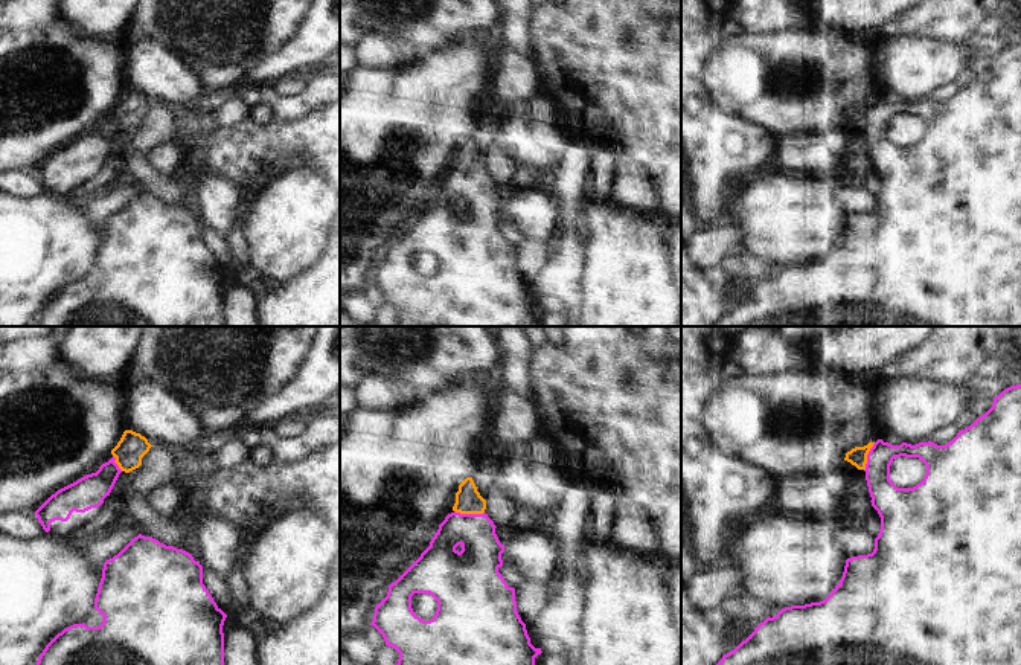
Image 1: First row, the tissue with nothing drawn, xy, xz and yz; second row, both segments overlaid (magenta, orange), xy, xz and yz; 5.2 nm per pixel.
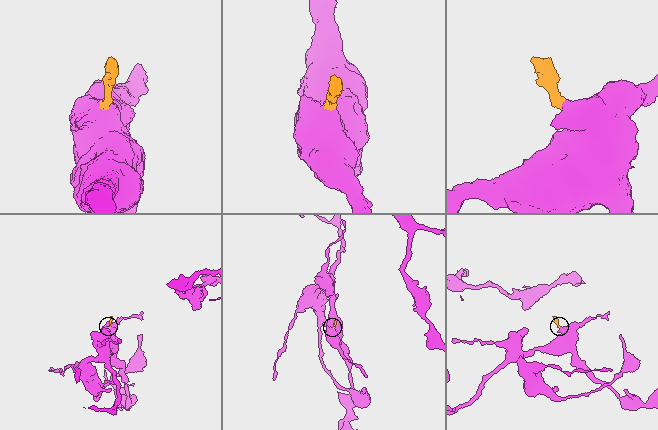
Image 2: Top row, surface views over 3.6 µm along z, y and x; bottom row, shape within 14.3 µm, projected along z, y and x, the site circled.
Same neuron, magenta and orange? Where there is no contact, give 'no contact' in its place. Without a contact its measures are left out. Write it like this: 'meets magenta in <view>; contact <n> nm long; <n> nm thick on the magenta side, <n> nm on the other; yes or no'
meets magenta in xz; contact 160 nm long; 220 nm thick on the magenta side, 140 nm on the other; yes

